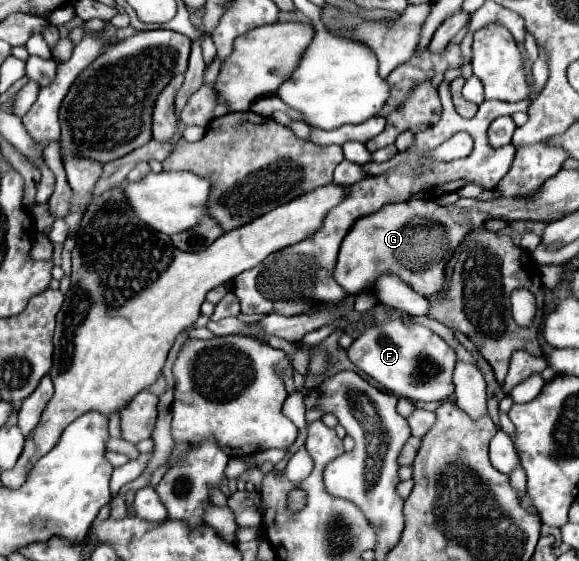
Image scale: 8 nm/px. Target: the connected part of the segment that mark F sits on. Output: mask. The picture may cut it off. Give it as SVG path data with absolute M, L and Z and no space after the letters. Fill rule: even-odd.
M400 310L390 322L374 324L364 330L346 354L364 374L396 396L420 402L444 402L454 394L452 372L456 366L456 352L438 334L410 322L410 316Z

